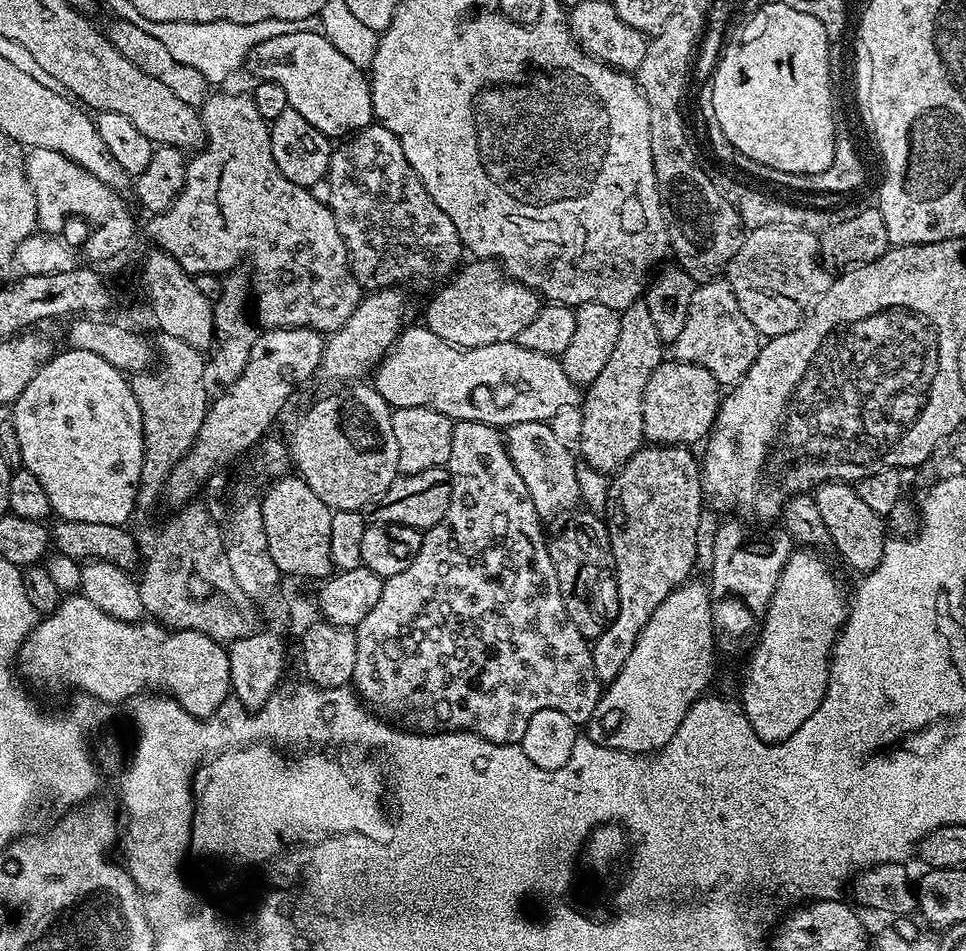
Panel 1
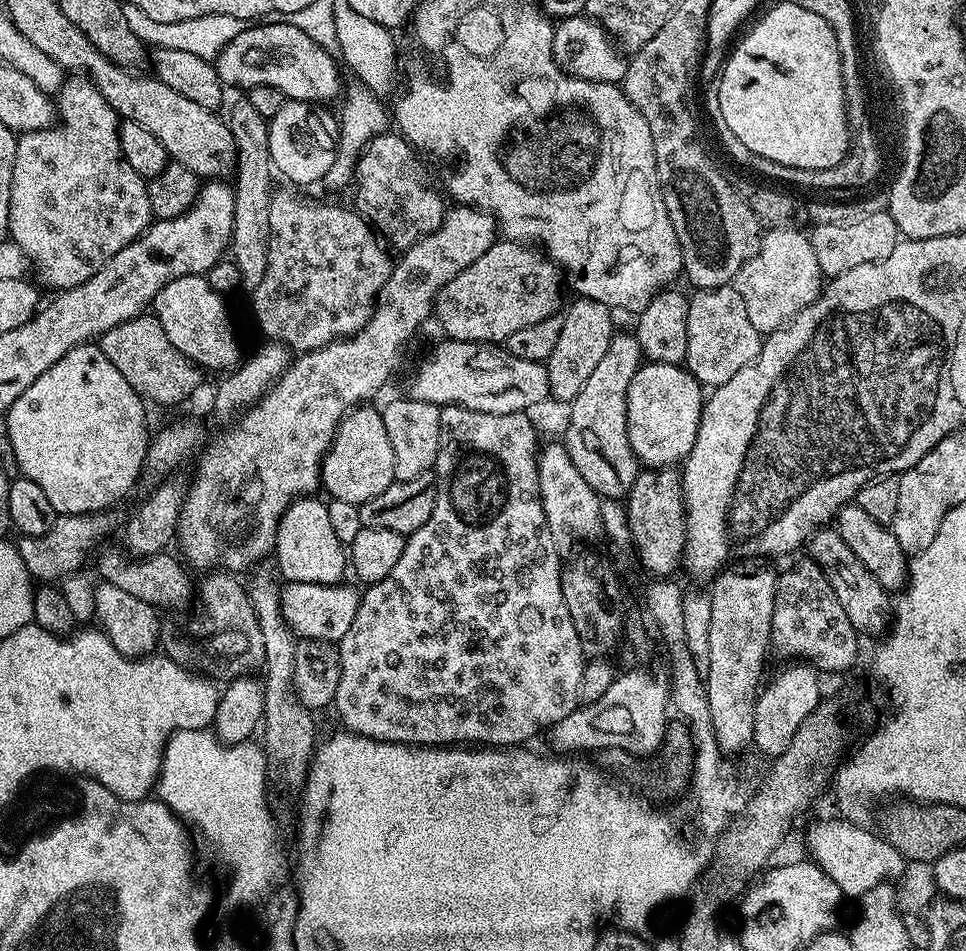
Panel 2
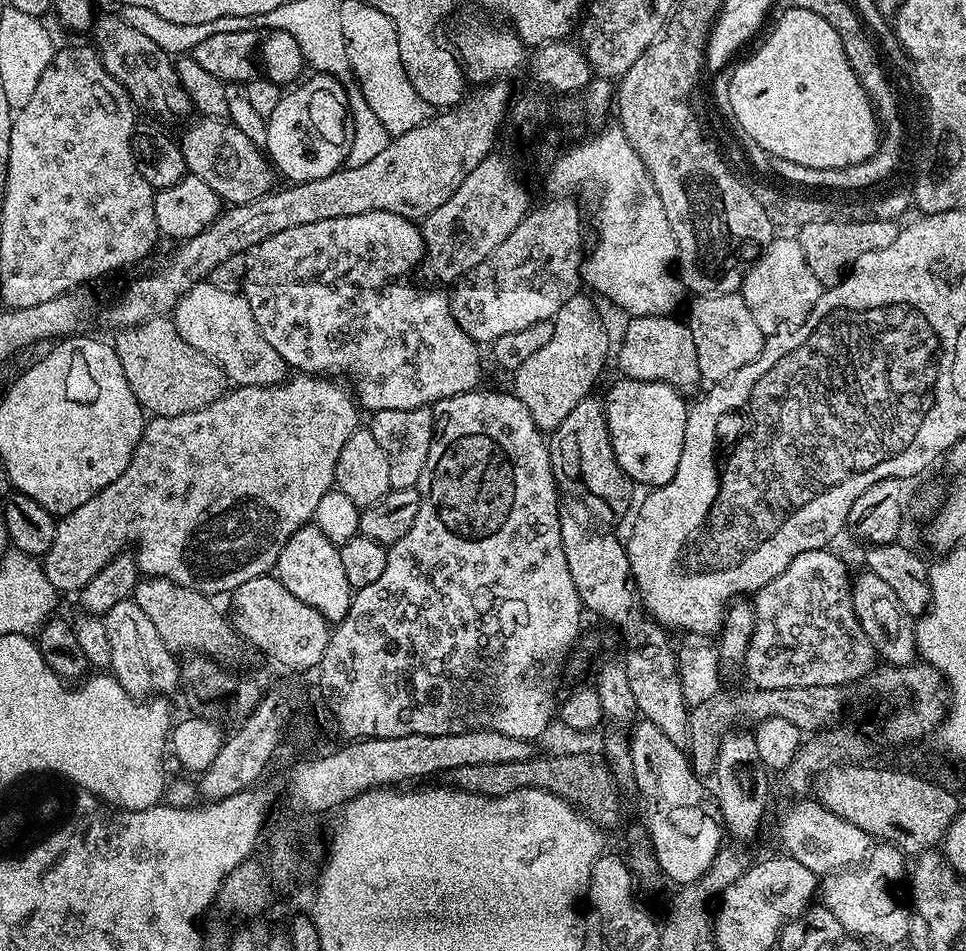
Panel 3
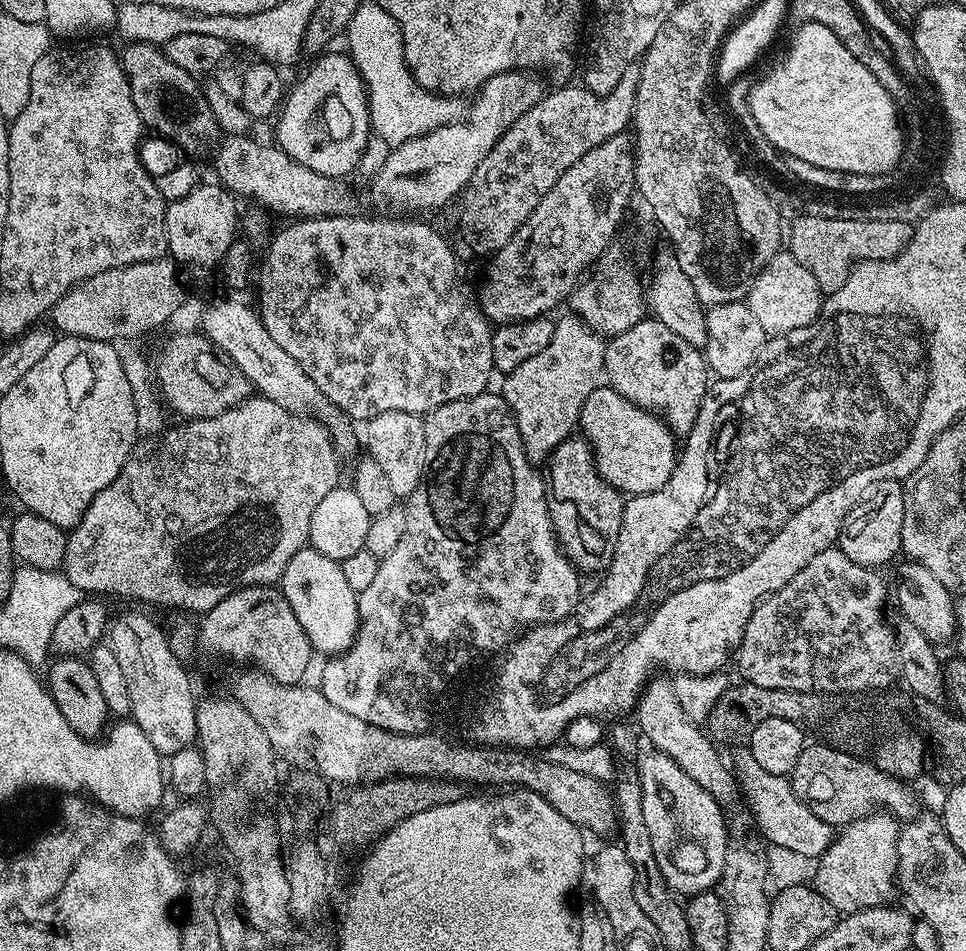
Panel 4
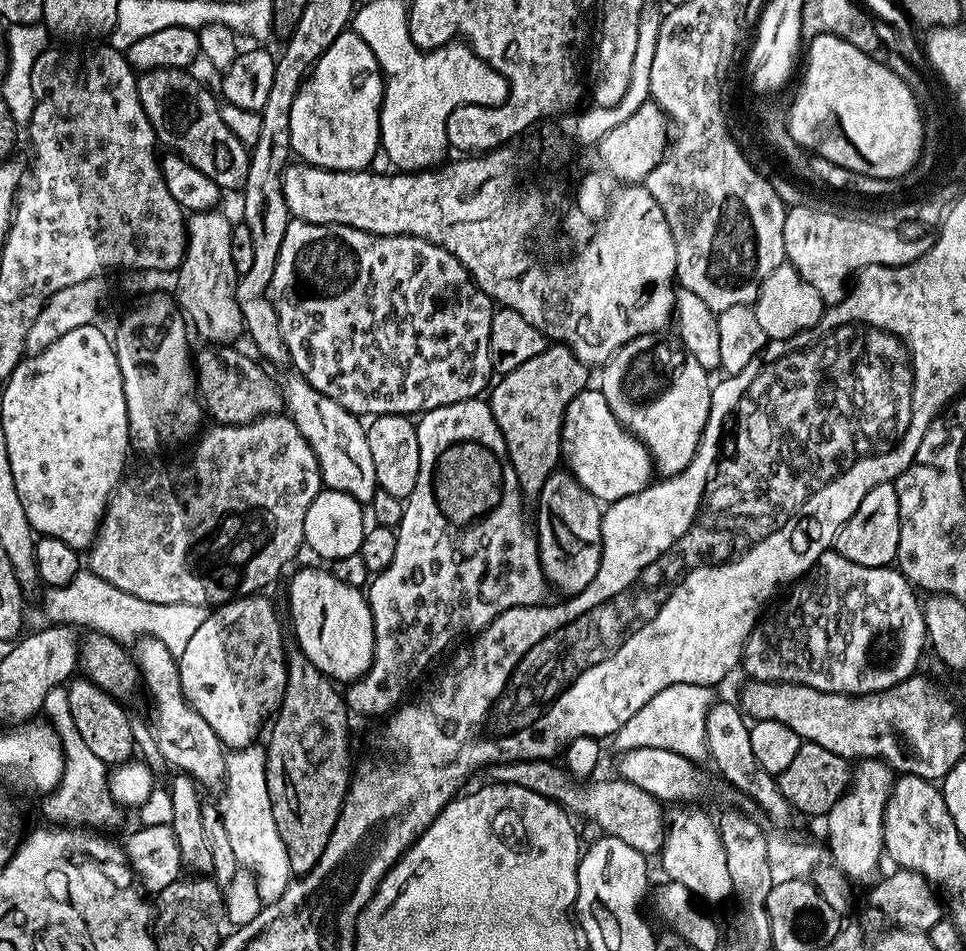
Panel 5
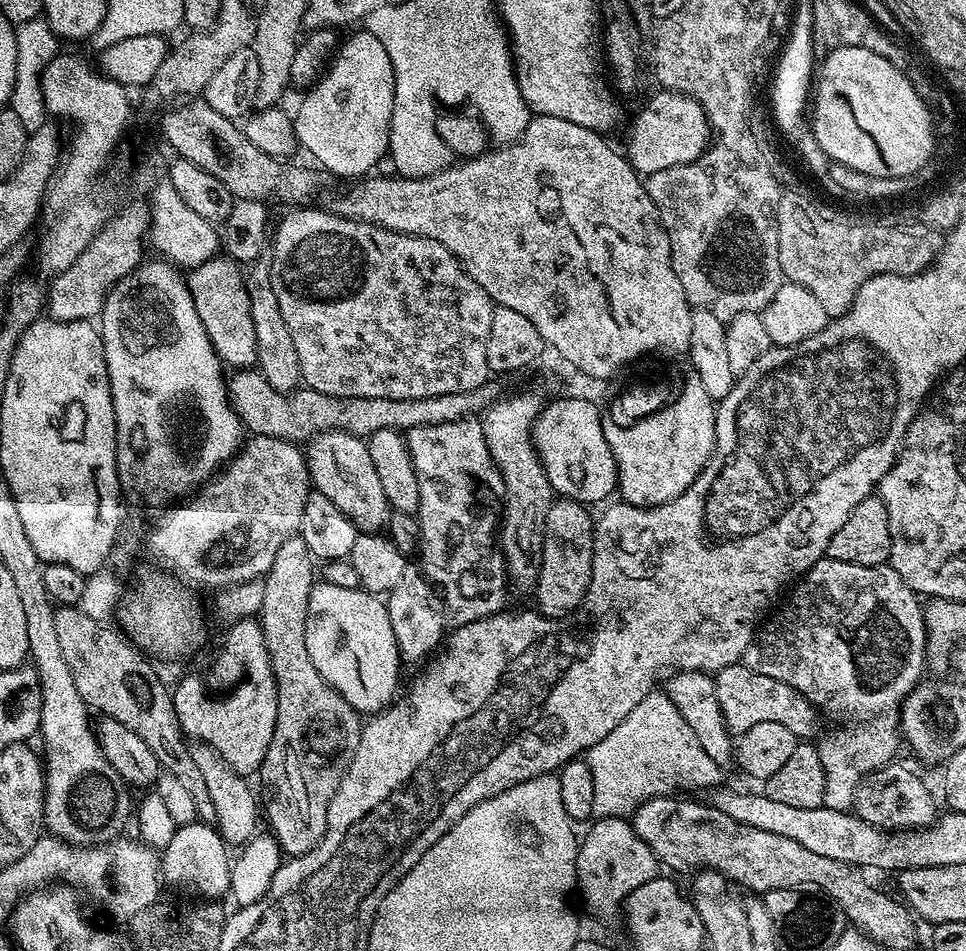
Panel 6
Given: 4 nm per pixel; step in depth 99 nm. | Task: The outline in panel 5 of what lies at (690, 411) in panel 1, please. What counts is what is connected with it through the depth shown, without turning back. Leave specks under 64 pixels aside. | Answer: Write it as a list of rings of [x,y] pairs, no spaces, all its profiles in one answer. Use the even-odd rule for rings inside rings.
[[[596,386],[583,388],[570,406],[566,406],[560,435],[560,454],[573,478],[590,490],[594,499],[605,505],[614,503],[618,498],[638,494],[654,480],[652,455],[638,437],[620,424],[614,410],[610,410],[610,402],[606,402]]]

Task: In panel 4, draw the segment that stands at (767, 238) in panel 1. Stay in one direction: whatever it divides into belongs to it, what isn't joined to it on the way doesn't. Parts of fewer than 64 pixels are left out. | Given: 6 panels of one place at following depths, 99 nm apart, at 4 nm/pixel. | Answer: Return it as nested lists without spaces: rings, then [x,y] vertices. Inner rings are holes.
[[[781,250],[754,278],[746,303],[755,320],[762,325],[765,337],[771,338],[810,326],[810,322],[814,322],[820,313],[822,293],[818,282],[814,282],[814,274],[810,274],[810,270],[806,270],[806,266],[802,266],[802,262],[798,262],[791,252]]]

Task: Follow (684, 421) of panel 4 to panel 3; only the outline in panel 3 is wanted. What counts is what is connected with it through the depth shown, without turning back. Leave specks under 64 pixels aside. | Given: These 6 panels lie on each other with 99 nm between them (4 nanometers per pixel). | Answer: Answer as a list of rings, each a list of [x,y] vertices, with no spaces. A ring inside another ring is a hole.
[[[633,316],[627,322],[628,329],[620,340],[620,353],[615,353],[614,360],[620,363],[620,368],[629,380],[649,380],[669,384],[681,394],[688,394],[691,388],[701,387],[702,381],[698,370],[698,350],[694,350],[694,338],[690,334],[687,323],[683,319],[676,320],[670,316]]]

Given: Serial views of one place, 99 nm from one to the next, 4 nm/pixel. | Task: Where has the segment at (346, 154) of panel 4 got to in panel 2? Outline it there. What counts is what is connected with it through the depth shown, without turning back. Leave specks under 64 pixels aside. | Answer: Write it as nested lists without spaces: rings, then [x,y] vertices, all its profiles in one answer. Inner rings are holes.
[[[285,99],[282,110],[268,120],[269,154],[275,171],[292,184],[312,184],[323,181],[326,170],[336,157],[337,137],[328,124],[315,112],[311,103]]]

